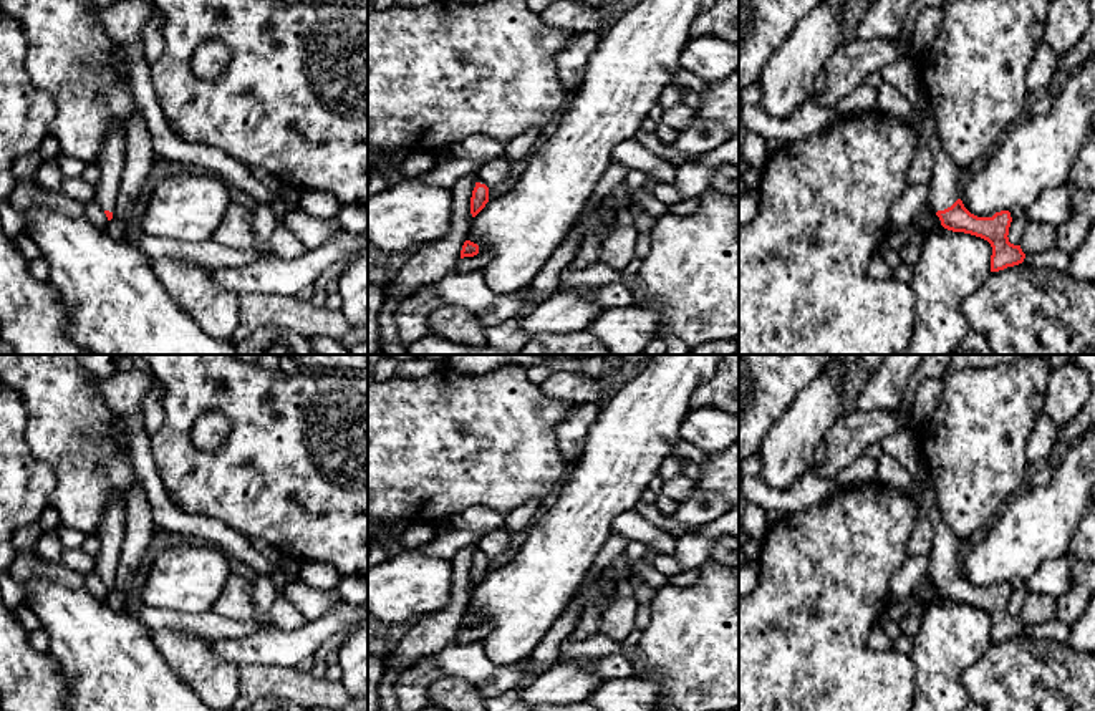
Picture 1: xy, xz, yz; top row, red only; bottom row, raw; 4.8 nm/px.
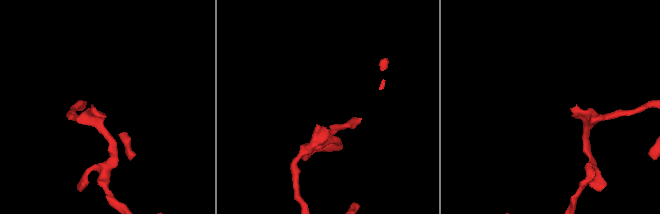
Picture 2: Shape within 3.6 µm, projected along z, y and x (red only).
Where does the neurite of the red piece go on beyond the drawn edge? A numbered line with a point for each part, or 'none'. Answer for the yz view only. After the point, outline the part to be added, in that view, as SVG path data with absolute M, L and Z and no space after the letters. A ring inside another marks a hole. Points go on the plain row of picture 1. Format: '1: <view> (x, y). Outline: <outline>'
1: yz (905, 446). Outline: M913 429L890 434L880 441L885 454L900 461L909 472L914 482L923 486L923 502L928 509L934 537L929 560L929 578L933 583L951 578L958 568L958 547L959 540L944 524L943 515L936 504L936 492L929 479L929 469L919 439Z

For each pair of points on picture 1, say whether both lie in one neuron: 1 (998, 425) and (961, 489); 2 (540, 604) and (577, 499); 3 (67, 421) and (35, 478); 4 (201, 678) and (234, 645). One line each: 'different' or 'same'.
1: same
2: same
3: different
4: different

